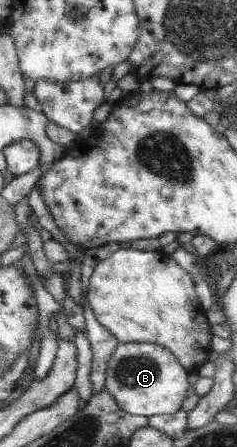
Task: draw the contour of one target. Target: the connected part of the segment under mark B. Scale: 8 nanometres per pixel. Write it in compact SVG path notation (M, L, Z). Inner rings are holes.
M121 342L106 371L106 389L121 409L133 415L174 414L189 395L189 374L170 348L155 343Z

